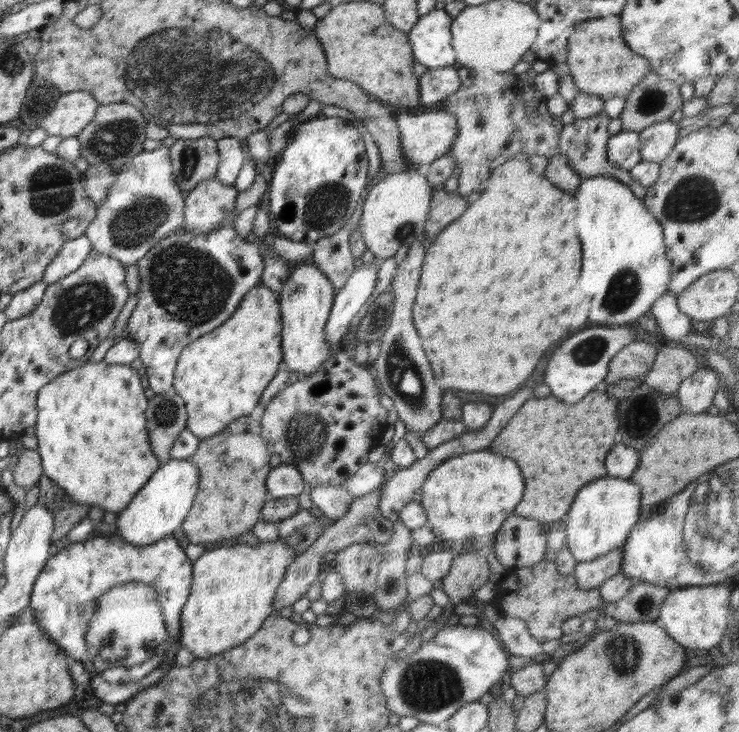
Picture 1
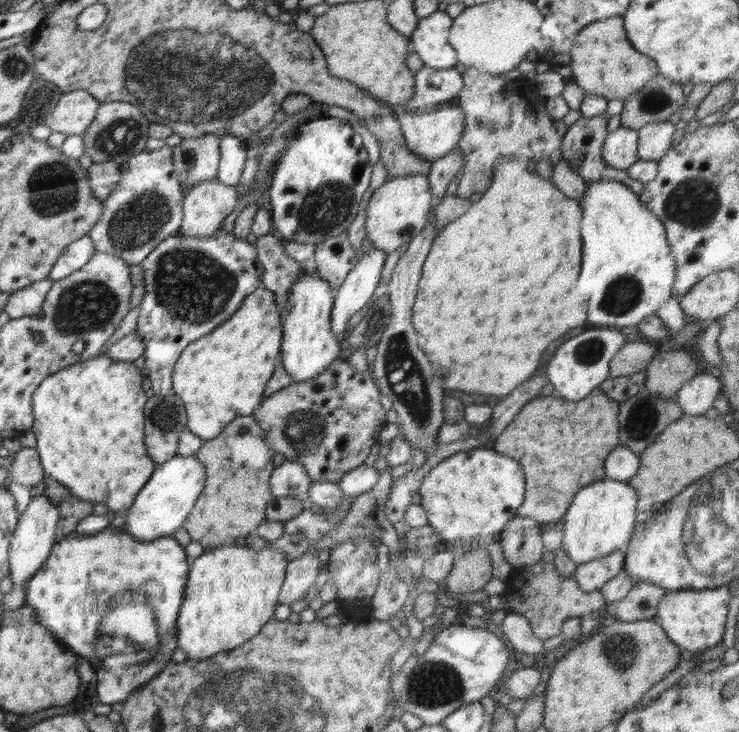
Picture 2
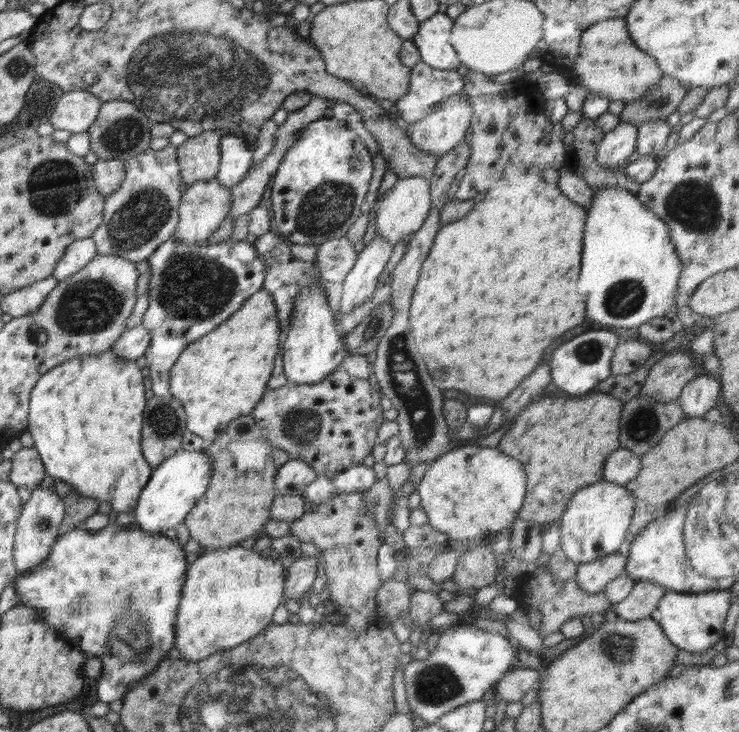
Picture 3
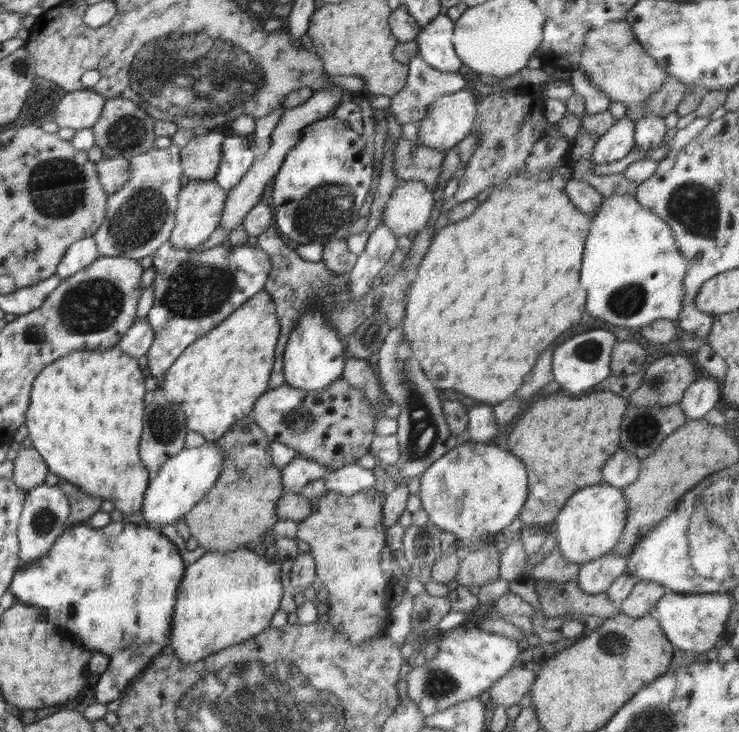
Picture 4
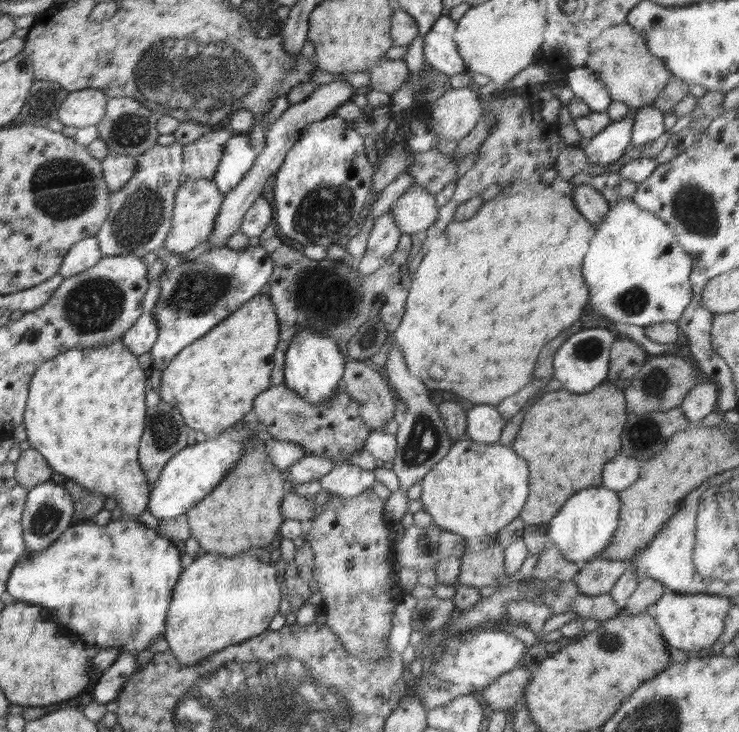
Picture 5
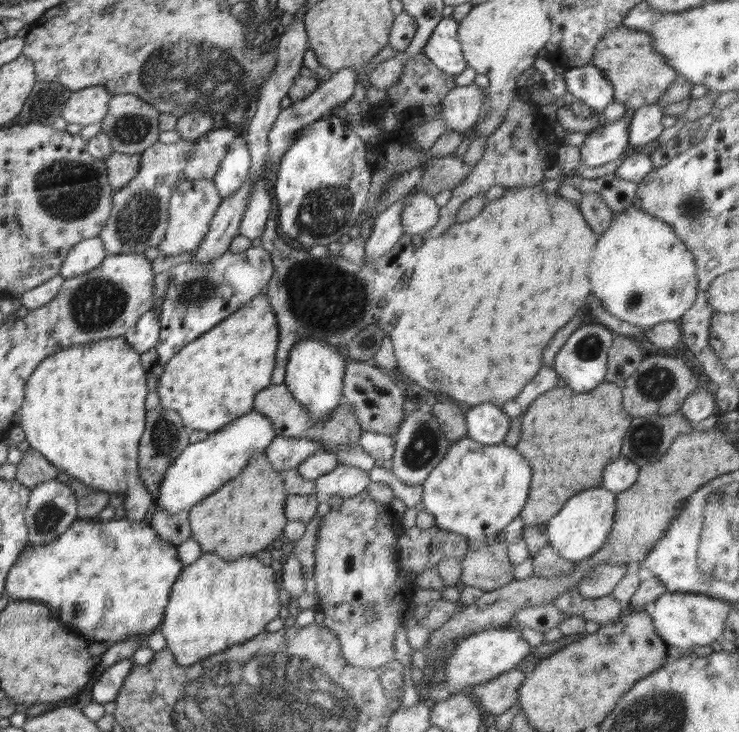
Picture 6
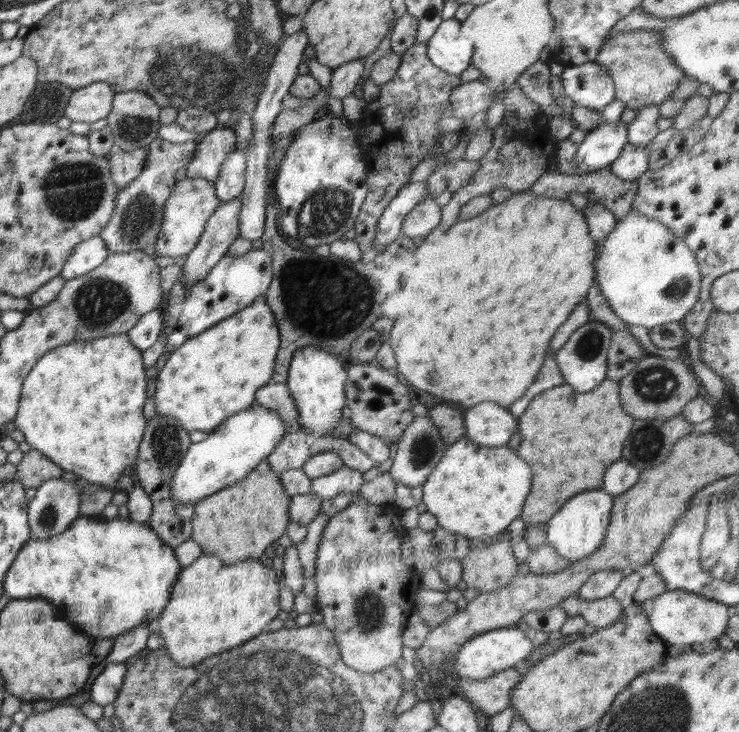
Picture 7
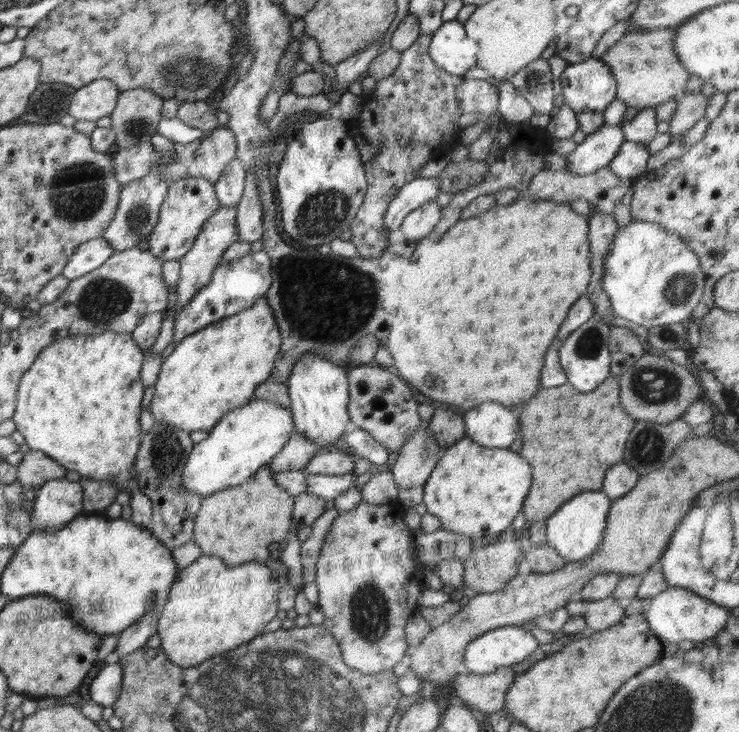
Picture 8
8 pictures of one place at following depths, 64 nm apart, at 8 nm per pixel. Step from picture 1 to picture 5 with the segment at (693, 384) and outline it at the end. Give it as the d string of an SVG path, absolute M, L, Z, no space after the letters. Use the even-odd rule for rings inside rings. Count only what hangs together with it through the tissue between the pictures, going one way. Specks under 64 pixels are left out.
M701 379L684 397L680 408L690 422L701 422L717 406L718 386L712 381Z

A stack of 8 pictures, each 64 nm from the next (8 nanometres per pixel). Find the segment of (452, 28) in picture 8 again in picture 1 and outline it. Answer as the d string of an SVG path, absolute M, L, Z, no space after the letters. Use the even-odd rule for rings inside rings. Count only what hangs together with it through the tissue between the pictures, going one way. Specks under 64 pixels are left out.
M432 10L420 16L407 37L416 62L427 68L452 66L457 60L451 45L453 17L444 10Z

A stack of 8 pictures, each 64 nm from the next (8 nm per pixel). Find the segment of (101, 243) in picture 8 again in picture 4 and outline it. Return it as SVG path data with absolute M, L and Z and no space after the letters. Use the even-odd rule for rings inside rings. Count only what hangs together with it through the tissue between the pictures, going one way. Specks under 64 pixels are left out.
M87 237L78 242L74 242L72 246L65 250L62 261L58 264L56 275L60 279L66 279L70 276L84 270L86 266L98 260L98 245L92 237Z

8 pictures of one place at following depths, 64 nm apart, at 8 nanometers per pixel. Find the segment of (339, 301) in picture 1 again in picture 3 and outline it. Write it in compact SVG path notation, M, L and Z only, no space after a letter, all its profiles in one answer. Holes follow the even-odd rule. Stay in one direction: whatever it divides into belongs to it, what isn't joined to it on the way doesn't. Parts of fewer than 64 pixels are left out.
M376 235L361 253L357 254L357 262L342 282L340 306L337 312L334 312L337 325L347 312L365 304L371 298L378 277L391 258L393 248L384 237Z

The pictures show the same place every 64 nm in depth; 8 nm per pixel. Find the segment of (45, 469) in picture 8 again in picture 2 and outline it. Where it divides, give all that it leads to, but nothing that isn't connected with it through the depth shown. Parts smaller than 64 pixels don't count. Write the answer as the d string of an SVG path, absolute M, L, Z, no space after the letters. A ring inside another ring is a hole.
M24 447L12 454L14 462L9 472L9 479L27 488L33 488L44 478L43 466L35 448Z

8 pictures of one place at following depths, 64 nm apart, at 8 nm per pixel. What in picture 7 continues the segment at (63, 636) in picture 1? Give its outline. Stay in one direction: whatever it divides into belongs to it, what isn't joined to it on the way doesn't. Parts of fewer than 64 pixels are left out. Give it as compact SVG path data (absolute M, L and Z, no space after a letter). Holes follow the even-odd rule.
M102 516L93 517L78 517L70 526L60 534L53 536L52 538L31 538L26 541L26 544L22 547L22 550L18 553L18 556L14 559L12 566L5 574L3 582L3 592L5 592L10 599L32 599L32 598L44 598L57 606L63 617L76 624L84 635L91 636L92 638L116 638L133 628L141 626L143 622L154 622L161 615L163 608L167 606L167 602L171 597L171 590L174 583L177 581L178 575L181 571L180 563L176 558L174 549L168 546L152 529L148 524L132 522L131 520L120 520L119 518L106 519ZM108 664L92 683L91 701L102 706L113 704L123 686L126 671L126 664Z

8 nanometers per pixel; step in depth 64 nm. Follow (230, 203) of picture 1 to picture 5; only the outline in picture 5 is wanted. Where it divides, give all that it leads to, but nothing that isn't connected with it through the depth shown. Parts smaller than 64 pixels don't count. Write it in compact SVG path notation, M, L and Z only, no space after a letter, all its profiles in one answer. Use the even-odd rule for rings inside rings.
M188 179L180 185L174 196L172 225L164 240L163 248L171 253L184 254L208 240L210 233L213 233L214 221L218 217L224 198L225 195L218 190L212 179Z

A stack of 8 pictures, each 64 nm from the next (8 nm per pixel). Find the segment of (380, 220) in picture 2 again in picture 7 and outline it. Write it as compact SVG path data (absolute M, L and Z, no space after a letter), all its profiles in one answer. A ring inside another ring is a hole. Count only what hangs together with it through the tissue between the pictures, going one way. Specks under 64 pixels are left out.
M430 196L420 200L413 210L408 212L402 227L401 233L410 239L426 237L441 220L441 208Z

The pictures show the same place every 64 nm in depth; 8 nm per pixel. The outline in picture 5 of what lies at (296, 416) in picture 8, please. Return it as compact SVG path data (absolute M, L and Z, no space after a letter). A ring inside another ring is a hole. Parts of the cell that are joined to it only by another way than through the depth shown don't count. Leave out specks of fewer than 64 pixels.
M306 327L306 330L302 328L294 334L285 352L284 385L296 391L309 403L327 403L338 390L338 386L342 385L345 364L344 355L338 349L337 342L312 330L312 327Z

